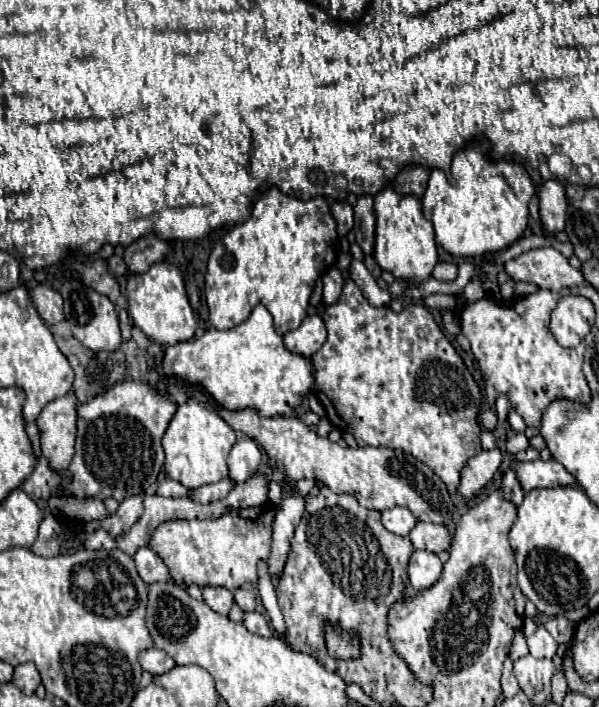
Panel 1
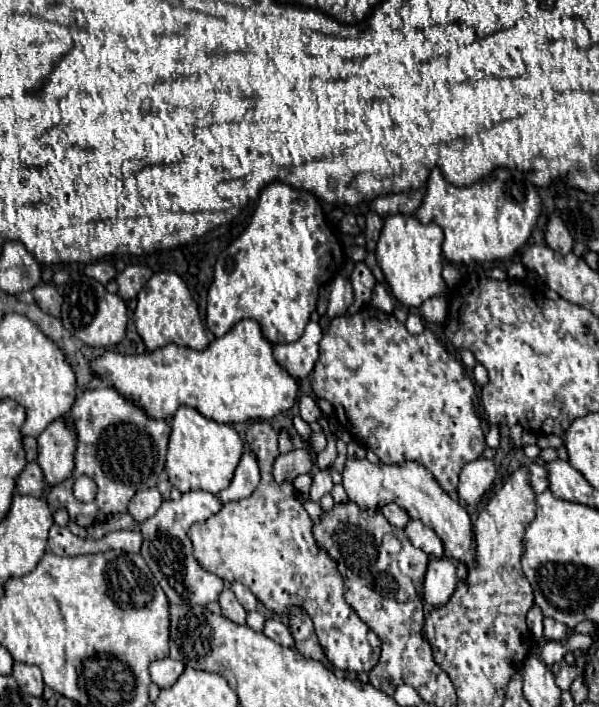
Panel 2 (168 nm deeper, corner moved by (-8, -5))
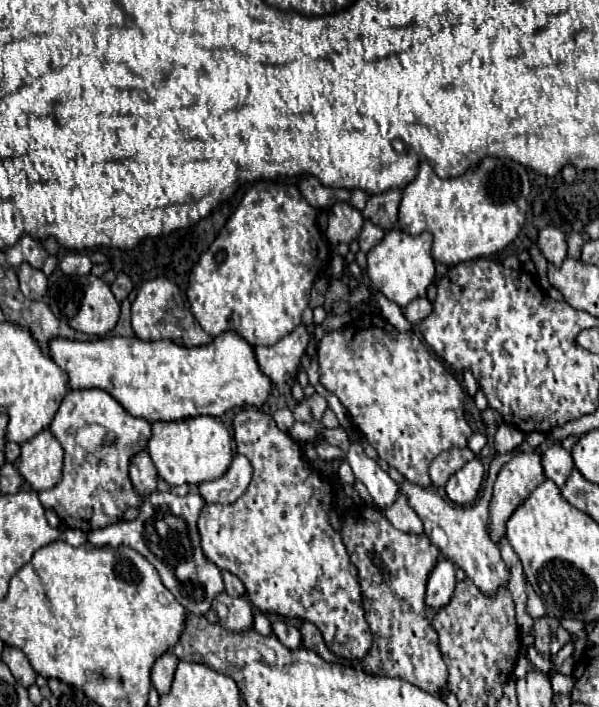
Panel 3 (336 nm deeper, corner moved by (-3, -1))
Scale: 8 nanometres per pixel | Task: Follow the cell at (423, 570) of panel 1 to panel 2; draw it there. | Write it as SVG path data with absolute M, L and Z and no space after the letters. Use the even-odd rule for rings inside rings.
M447 557L431 559L425 575L425 601L433 607L445 605L457 587L455 563Z

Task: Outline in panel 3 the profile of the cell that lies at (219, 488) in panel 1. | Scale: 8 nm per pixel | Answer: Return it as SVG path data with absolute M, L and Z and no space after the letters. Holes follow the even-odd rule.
M190 489L190 493L184 497L176 497L170 493L154 493L140 505L140 513L134 521L118 521L104 529L90 531L88 541L96 547L132 547L156 565L164 587L186 611L204 615L210 609L214 597L224 591L224 583L220 569L210 563L202 553L200 536L196 529L196 519L199 518L202 507L204 499L196 489Z

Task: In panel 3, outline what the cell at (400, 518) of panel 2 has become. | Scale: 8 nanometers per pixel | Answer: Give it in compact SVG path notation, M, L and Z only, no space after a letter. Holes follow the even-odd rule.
M350 435L350 449L348 449L346 461L350 463L356 479L362 481L370 491L376 507L386 509L398 499L398 485L388 477L386 471L380 469L376 461L366 457L366 453L358 445L358 441L354 441L352 435Z

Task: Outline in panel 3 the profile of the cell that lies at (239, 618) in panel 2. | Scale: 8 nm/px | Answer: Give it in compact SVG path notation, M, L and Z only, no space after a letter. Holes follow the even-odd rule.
M222 593L218 601L224 601L228 607L228 617L220 621L224 629L244 631L252 627L252 605L246 597L230 597L228 593Z

